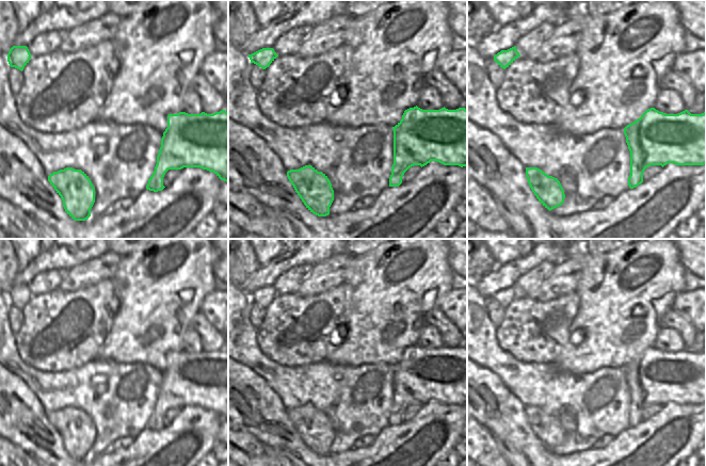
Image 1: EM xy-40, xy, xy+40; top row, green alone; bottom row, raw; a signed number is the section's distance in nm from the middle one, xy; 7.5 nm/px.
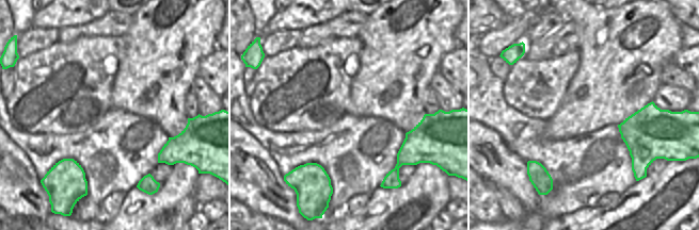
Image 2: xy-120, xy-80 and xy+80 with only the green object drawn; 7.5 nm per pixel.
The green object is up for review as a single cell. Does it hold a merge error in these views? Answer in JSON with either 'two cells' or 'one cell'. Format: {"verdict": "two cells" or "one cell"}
{"verdict": "one cell"}

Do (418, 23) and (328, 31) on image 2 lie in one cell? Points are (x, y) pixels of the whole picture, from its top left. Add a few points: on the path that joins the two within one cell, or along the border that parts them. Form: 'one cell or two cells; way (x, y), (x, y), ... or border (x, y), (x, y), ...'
two cells; border (367, 16), (365, 25), (355, 36)

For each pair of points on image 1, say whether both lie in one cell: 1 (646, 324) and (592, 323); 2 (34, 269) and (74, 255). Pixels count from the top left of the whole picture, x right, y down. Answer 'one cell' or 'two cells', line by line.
1: one cell
2: one cell

